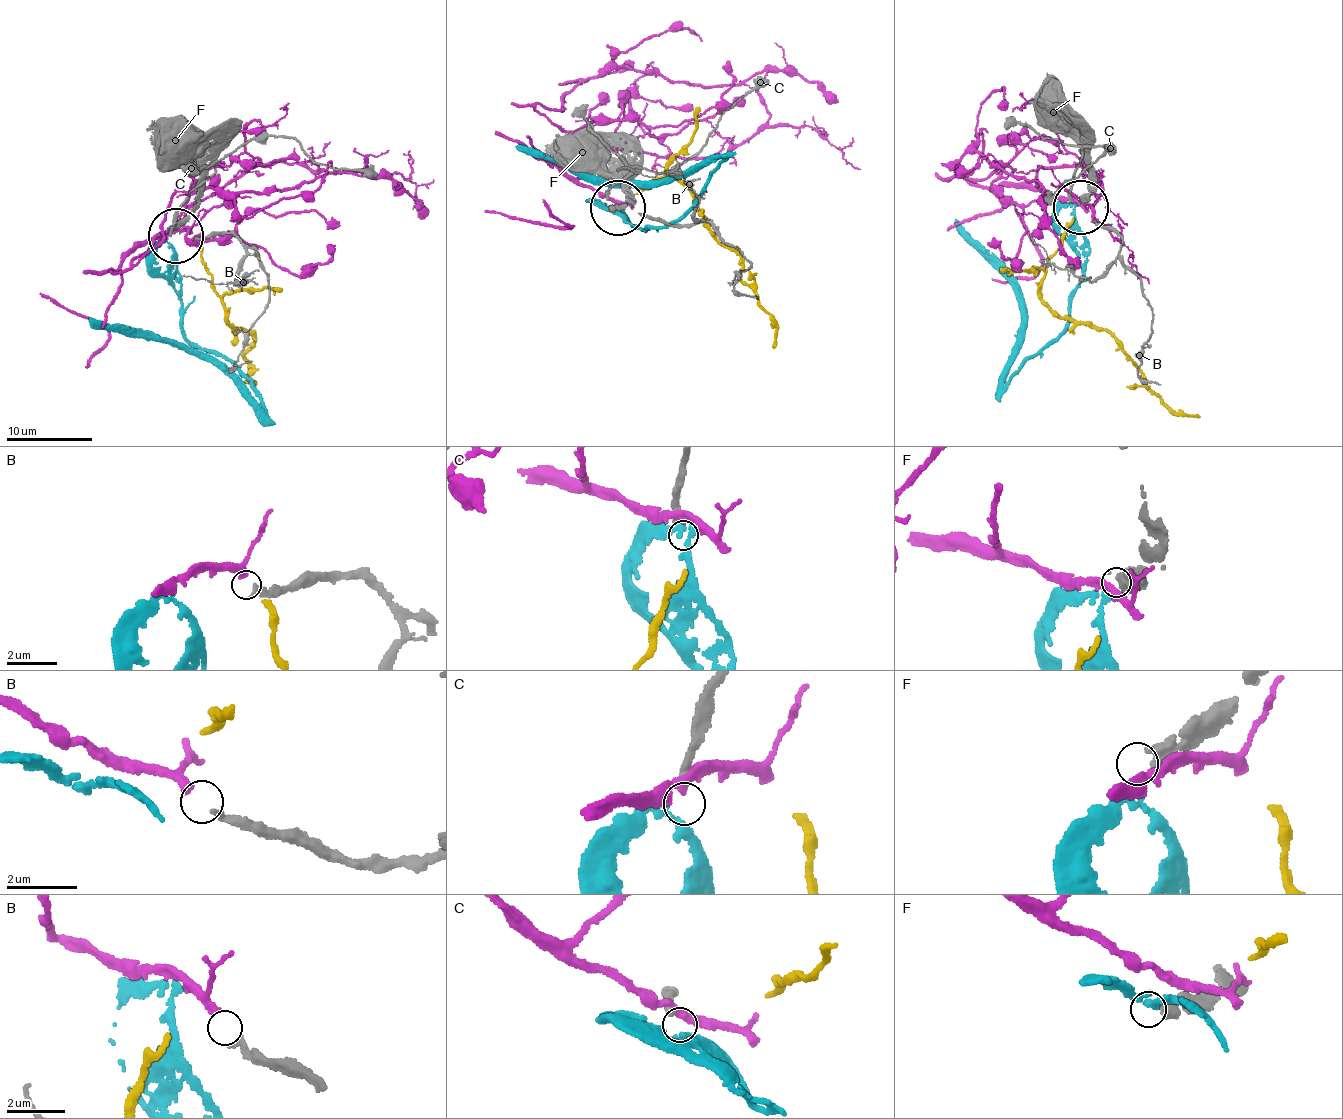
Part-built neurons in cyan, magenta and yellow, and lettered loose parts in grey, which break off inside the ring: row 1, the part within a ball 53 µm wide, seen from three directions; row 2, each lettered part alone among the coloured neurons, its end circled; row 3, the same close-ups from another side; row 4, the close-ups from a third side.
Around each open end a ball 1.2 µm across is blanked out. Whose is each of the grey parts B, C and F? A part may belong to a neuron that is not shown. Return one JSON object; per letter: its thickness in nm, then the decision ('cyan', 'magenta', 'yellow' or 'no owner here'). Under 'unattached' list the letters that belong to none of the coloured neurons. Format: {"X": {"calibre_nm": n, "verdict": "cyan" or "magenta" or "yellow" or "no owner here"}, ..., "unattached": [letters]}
{"B": {"calibre_nm": 240, "verdict": "magenta"}, "C": {"calibre_nm": 240, "verdict": "no owner here"}, "F": {"calibre_nm": 280, "verdict": "cyan"}, "unattached": ["C"]}

